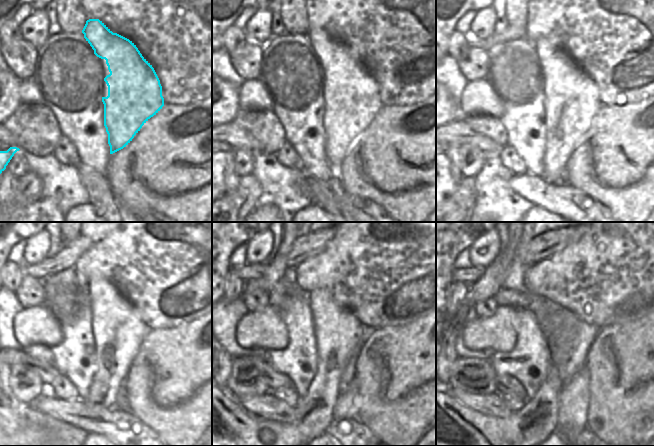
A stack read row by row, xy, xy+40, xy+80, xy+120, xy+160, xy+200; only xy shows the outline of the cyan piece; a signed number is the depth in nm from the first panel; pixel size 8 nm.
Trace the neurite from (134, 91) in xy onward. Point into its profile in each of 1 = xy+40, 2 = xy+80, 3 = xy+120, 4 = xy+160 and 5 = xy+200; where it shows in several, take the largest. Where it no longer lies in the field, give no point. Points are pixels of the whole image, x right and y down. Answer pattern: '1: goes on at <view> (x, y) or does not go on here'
1: goes on at xy+40 (355, 101)
2: goes on at xy+80 (565, 126)
3: goes on at xy+120 (113, 361)
4: goes on at xy+160 (232, 425)
5: goes on at xy+200 (456, 425)

